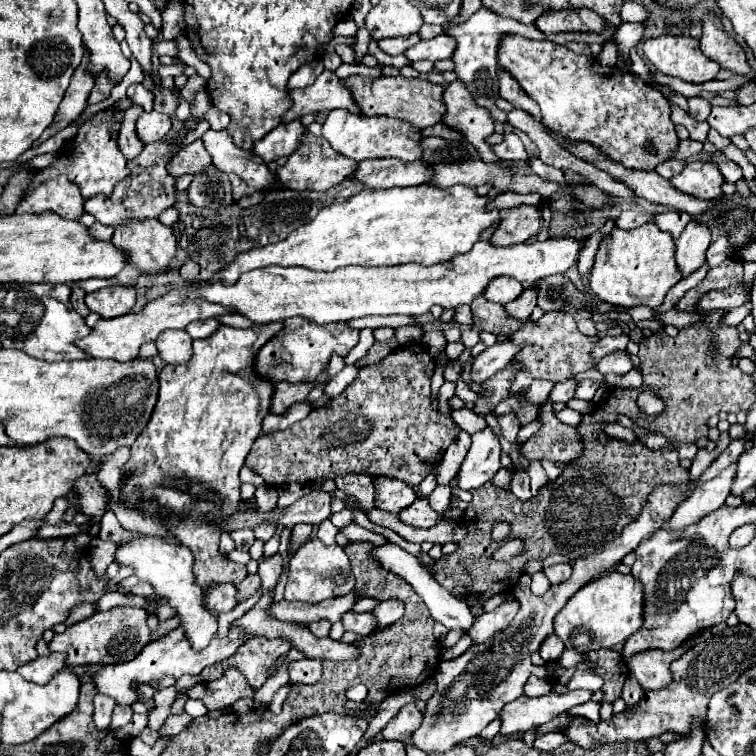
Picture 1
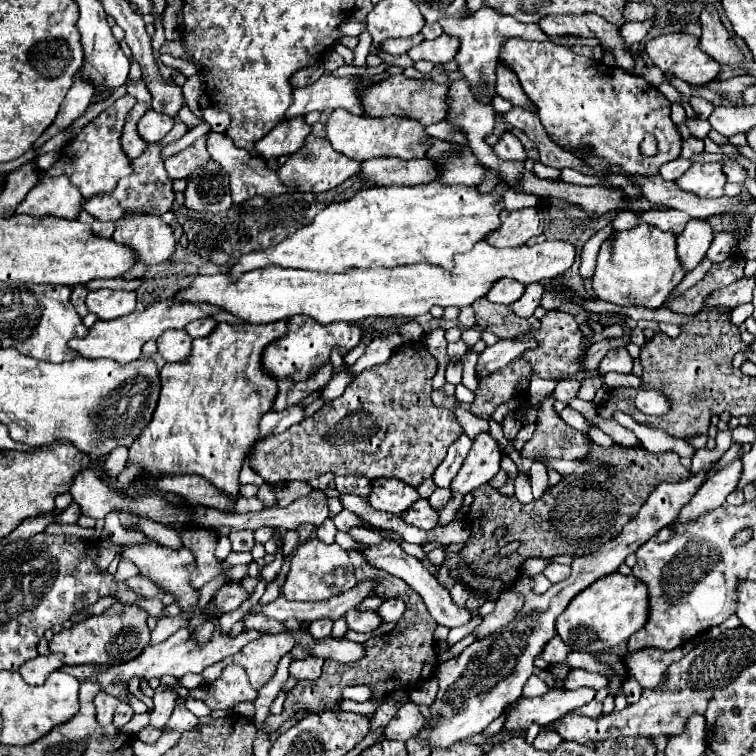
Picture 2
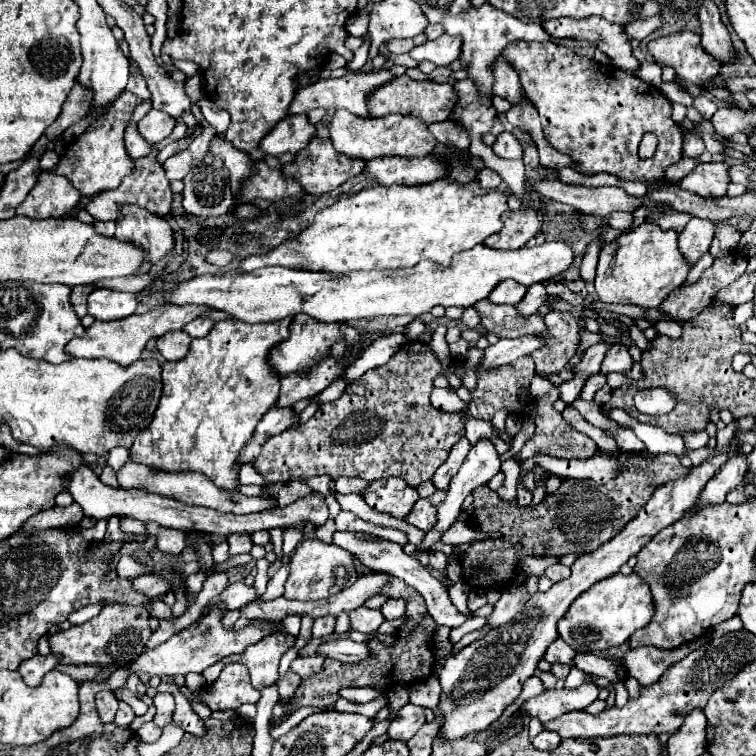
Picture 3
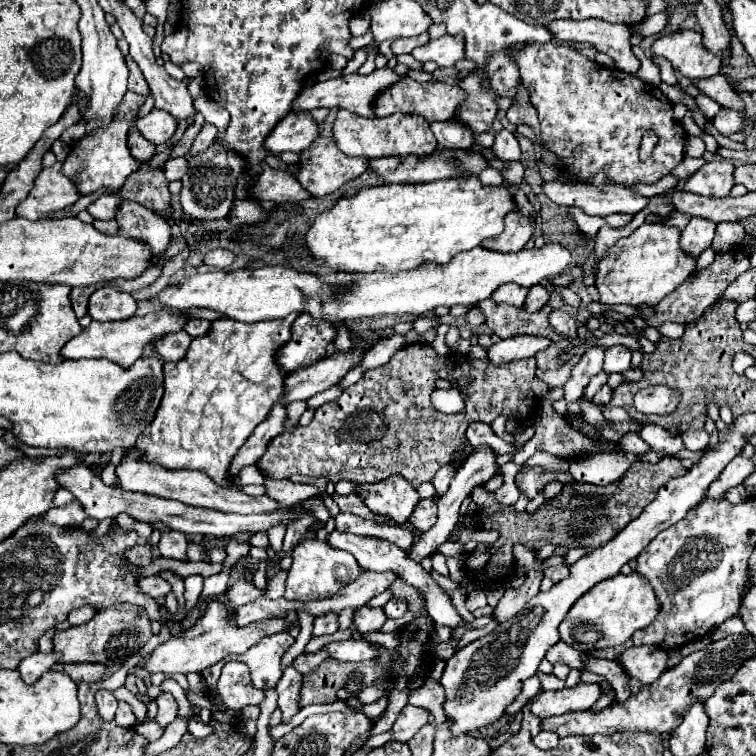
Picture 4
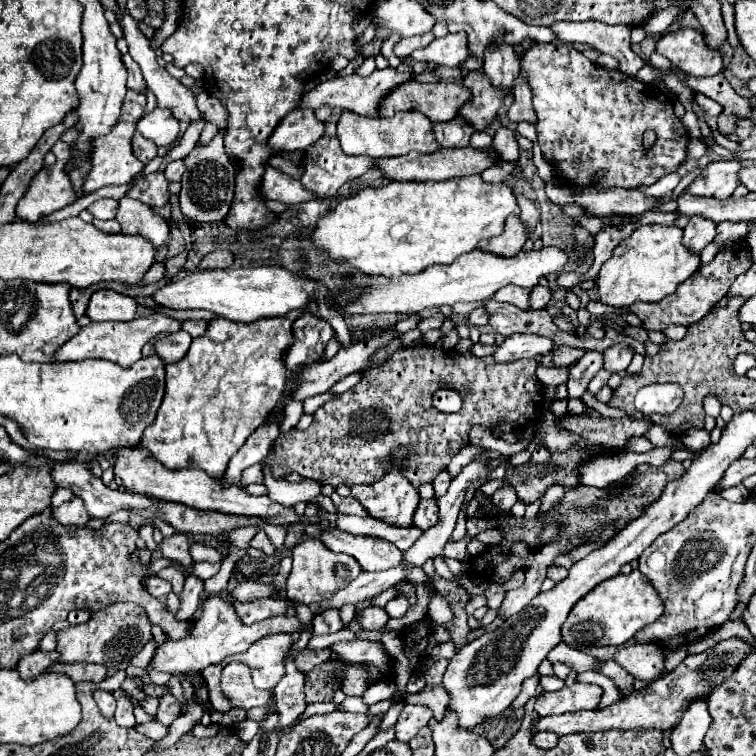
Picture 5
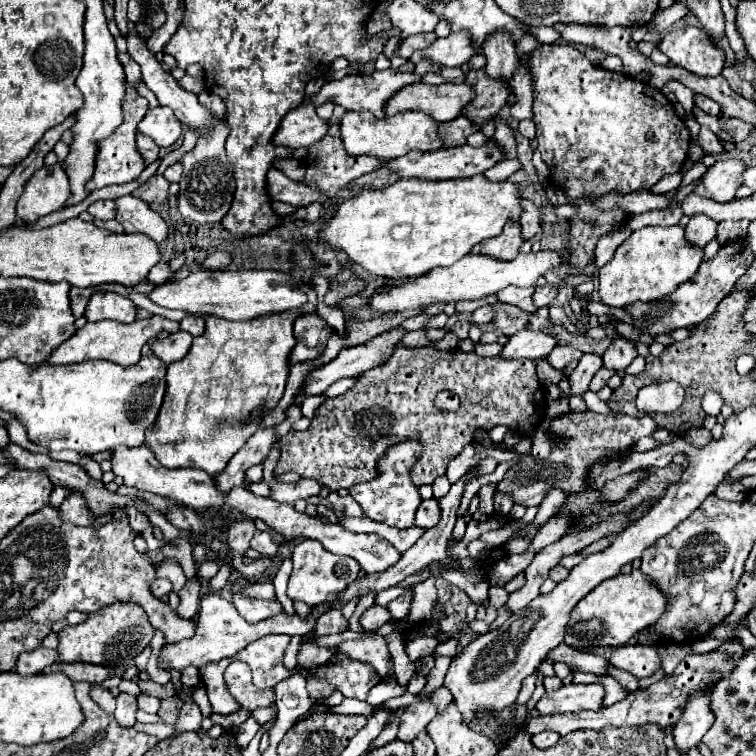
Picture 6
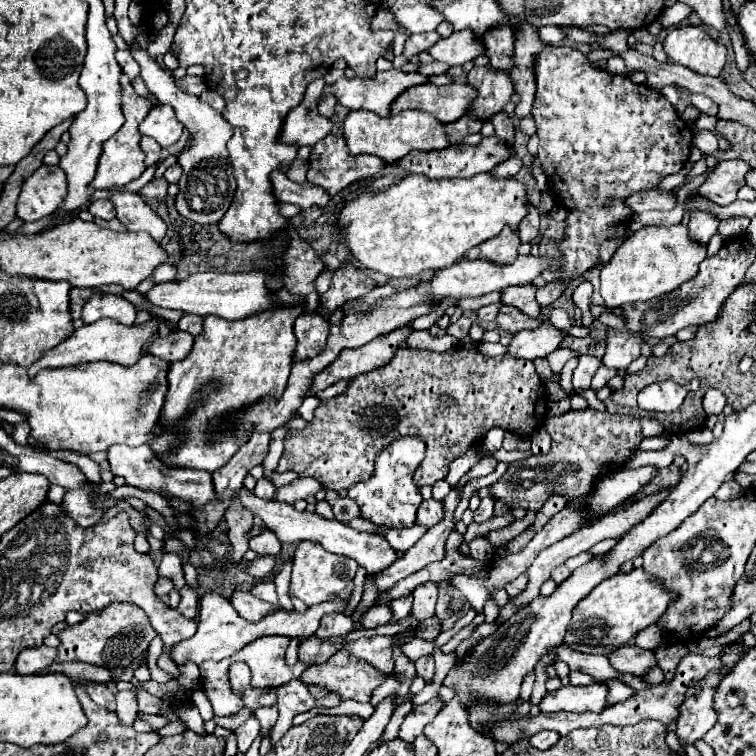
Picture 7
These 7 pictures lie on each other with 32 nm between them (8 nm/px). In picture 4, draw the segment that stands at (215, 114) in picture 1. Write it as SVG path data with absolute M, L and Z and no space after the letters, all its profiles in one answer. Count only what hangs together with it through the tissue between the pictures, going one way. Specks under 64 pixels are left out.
M202 94L202 96L198 96L194 100L194 106L206 118L206 122L214 124L220 130L220 134L226 130L226 126L230 122L228 110L226 108L220 108L220 104L216 104L216 100L212 100L212 98L208 98L208 96Z

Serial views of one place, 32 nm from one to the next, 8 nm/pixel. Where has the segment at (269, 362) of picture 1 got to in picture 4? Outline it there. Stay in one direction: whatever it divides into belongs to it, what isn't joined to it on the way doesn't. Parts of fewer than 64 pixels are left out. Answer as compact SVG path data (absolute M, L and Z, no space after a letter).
M300 314L292 324L292 340L280 348L278 364L284 372L312 366L326 356L326 346L334 342L336 328L328 320L316 320Z

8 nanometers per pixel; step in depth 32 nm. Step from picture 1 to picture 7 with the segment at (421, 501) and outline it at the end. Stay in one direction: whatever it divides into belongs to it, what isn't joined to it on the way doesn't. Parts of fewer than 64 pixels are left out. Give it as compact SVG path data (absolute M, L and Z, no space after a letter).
M430 498L430 500L424 500L424 502L420 504L416 524L422 524L422 526L428 526L428 528L430 528L430 526L438 524L438 522L442 520L442 516L444 516L444 506L442 506L442 502Z

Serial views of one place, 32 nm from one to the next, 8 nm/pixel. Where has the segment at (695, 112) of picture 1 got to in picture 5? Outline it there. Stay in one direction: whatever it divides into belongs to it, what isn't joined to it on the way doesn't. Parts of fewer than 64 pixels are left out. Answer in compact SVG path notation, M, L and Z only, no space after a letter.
M696 94L694 96L694 102L706 112L706 114L710 114L710 116L718 116L722 110L718 108L718 104L714 102L714 100L710 100L710 98L706 98L706 96L700 96L700 94Z

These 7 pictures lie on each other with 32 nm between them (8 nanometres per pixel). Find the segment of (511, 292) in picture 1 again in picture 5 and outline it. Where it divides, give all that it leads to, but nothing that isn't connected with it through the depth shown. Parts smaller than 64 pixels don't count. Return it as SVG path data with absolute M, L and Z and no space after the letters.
M506 286L506 288L500 288L500 292L496 292L494 298L496 298L498 302L514 304L514 306L518 306L518 308L522 308L522 310L532 310L532 308L530 308L530 300L528 300L530 292L532 292L532 288Z

